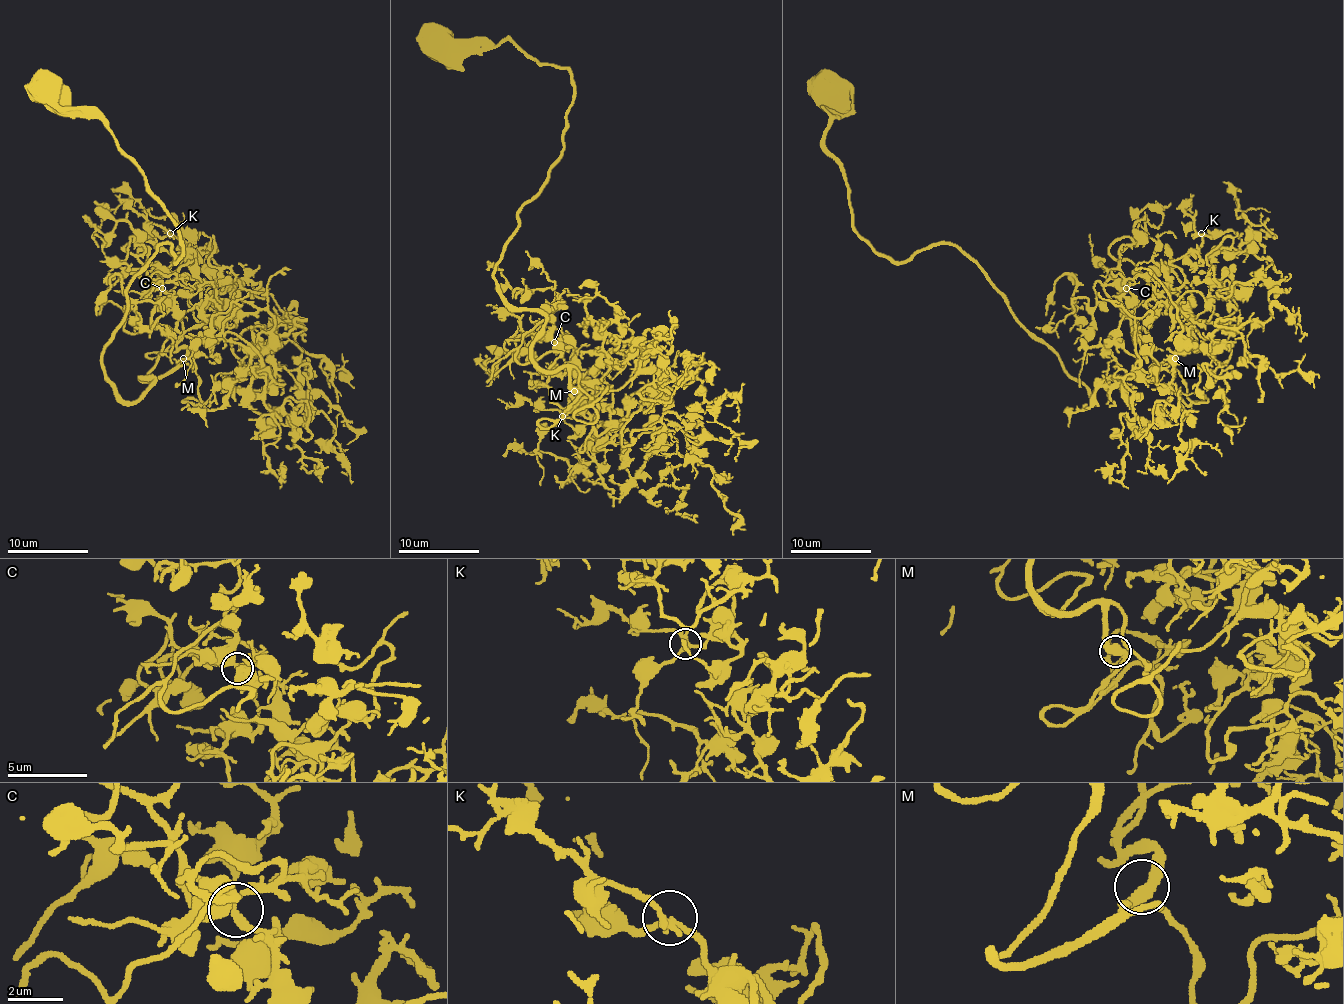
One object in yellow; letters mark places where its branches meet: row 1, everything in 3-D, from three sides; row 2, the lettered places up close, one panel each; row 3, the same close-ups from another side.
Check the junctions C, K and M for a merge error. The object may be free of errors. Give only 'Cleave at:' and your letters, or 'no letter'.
Cleave at: no letter

